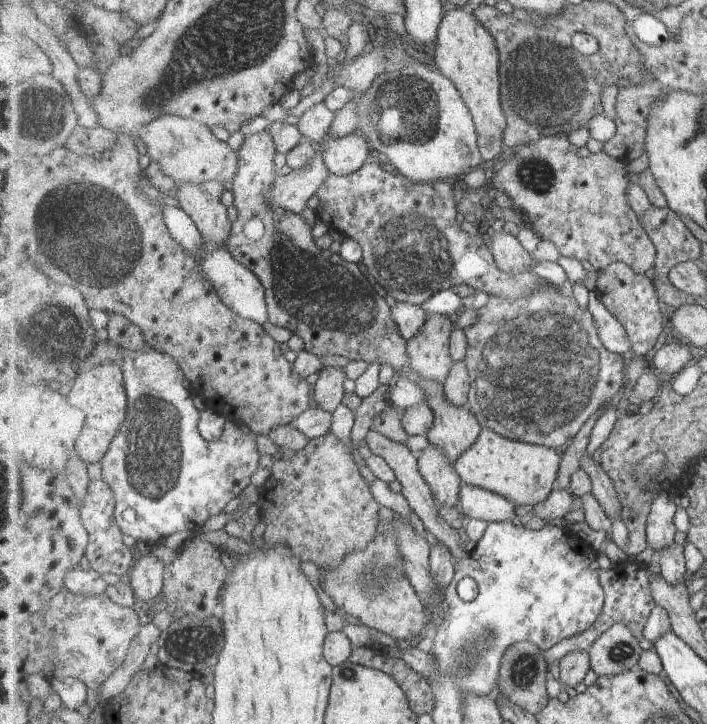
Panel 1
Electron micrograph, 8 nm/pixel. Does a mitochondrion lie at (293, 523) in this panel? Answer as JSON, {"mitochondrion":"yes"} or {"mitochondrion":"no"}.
{"mitochondrion":"no"}

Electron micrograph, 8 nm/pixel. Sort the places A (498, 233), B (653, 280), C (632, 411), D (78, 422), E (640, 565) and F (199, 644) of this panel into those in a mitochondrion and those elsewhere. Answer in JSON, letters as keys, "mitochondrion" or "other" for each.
{"A":"other","B":"other","C":"other","D":"other","E":"other","F":"mitochondrion"}

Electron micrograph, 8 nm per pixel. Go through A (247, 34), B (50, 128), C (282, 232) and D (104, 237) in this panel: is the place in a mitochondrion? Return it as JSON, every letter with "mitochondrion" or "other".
{"A":"mitochondrion","B":"mitochondrion","C":"mitochondrion","D":"mitochondrion"}

